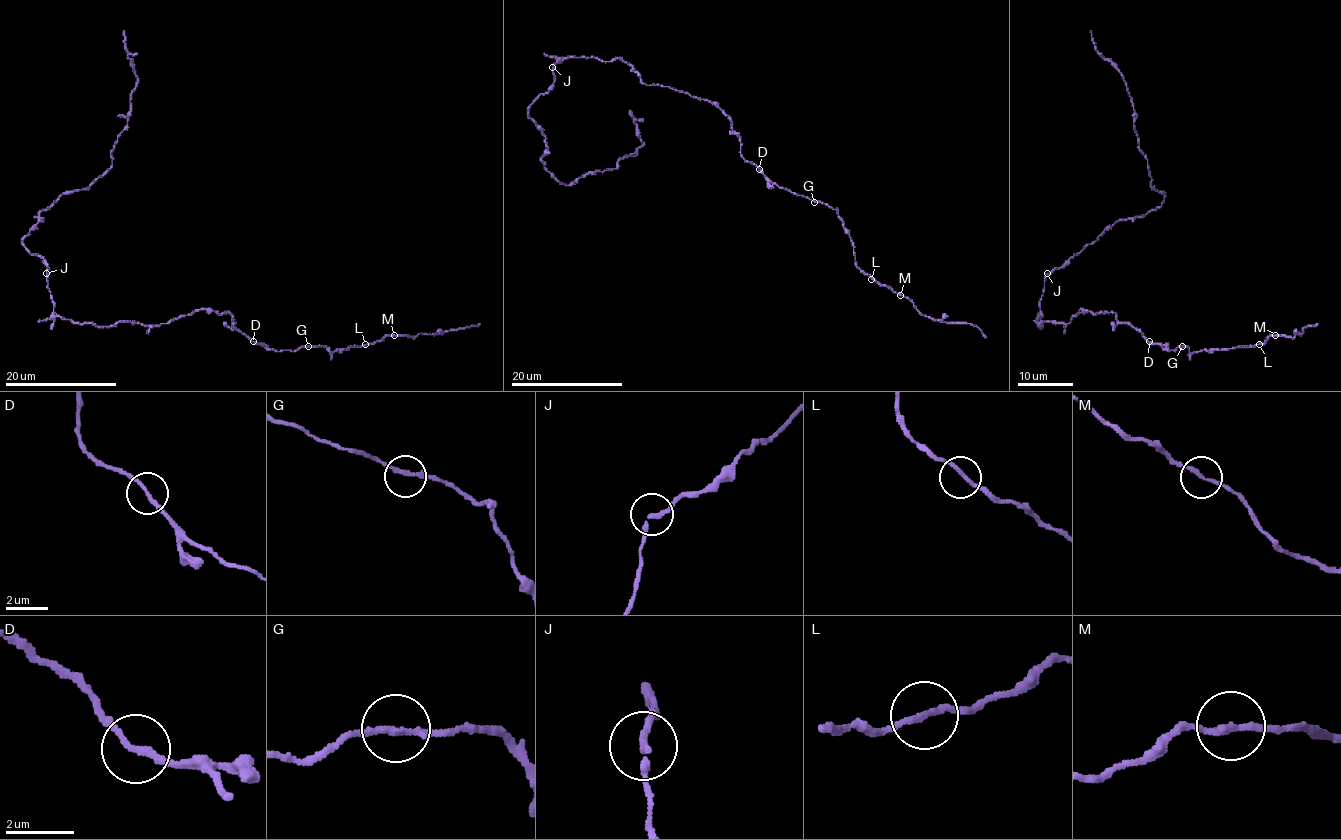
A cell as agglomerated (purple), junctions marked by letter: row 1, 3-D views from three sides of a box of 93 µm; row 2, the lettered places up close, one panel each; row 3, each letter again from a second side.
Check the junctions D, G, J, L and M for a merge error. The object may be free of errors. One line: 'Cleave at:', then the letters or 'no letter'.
Cleave at: M

